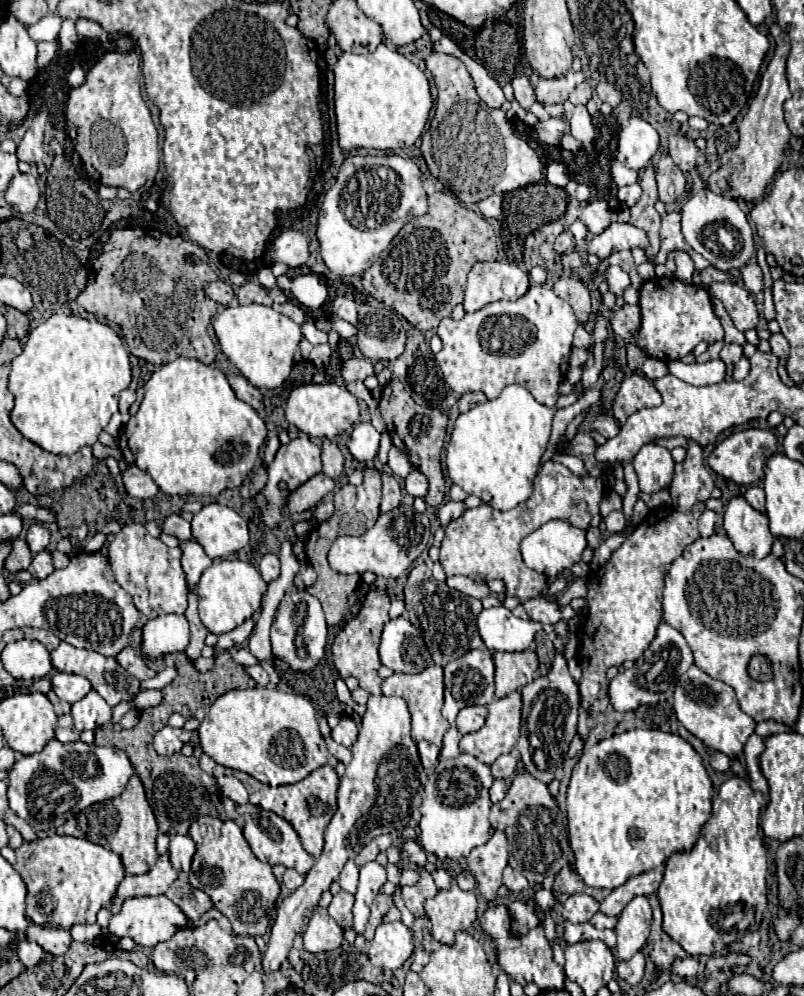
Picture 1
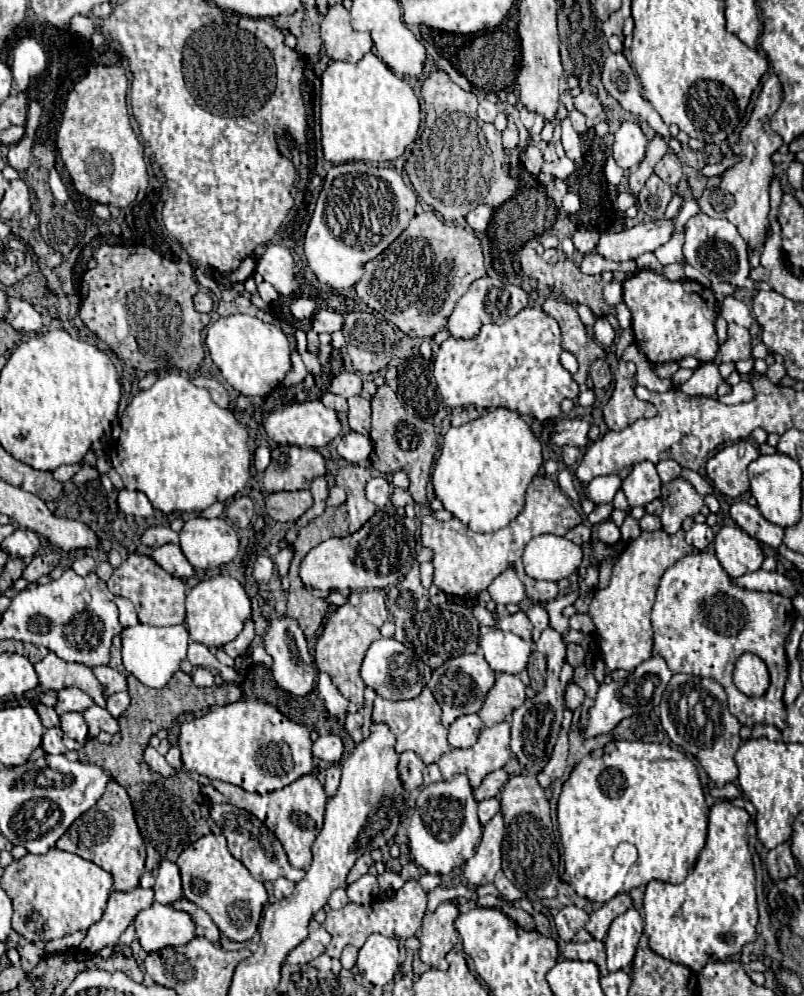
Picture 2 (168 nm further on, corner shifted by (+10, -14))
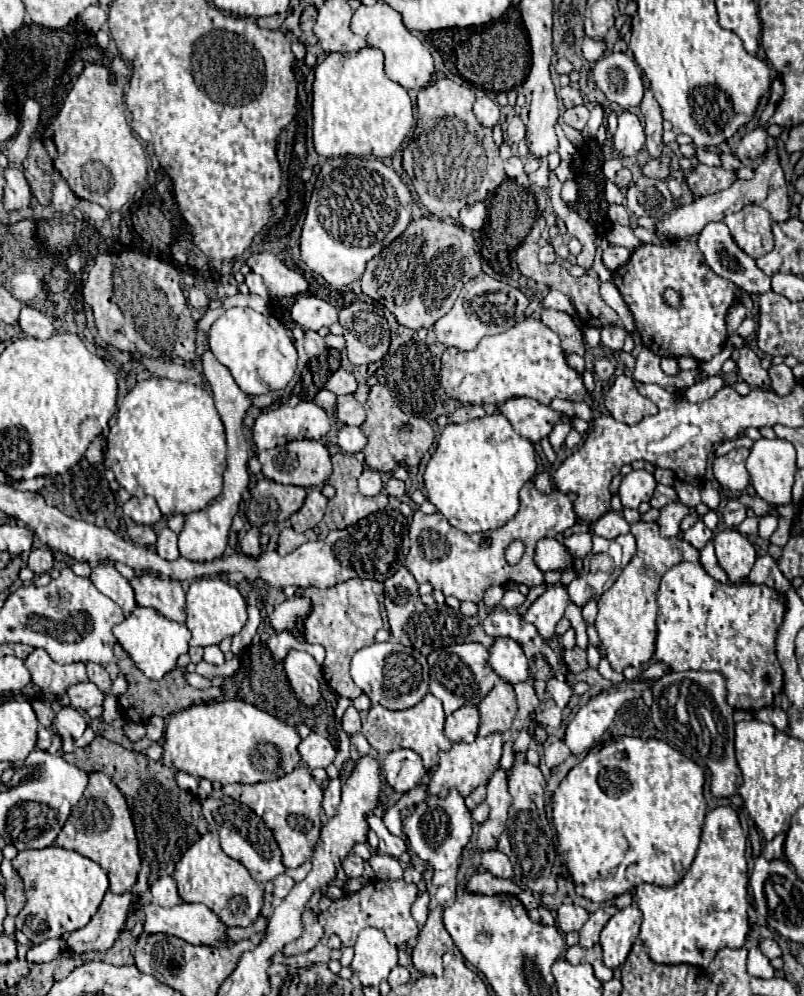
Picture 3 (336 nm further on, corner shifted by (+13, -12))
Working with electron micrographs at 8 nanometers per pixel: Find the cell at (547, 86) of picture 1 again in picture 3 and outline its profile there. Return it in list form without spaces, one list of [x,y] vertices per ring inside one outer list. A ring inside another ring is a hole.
[[[519,116],[509,120],[509,124],[507,124],[507,138],[513,144],[517,144],[517,142],[521,142],[525,138],[525,128],[523,128],[523,122],[521,122]]]

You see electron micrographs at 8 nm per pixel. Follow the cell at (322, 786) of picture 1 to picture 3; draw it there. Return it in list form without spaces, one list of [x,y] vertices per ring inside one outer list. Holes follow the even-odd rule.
[[[305,764],[297,766],[293,772],[277,780],[271,780],[271,782],[259,782],[251,786],[249,784],[227,784],[223,786],[223,794],[247,804],[253,812],[257,812],[257,816],[263,818],[281,848],[283,864],[287,868],[297,868],[305,860],[311,858],[313,846],[319,840],[319,832],[322,828],[323,790],[313,780]]]

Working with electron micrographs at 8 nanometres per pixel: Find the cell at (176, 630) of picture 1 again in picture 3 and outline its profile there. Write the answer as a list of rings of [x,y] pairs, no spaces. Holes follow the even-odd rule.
[[[135,606],[135,610],[121,624],[115,624],[113,634],[119,640],[119,644],[129,652],[137,668],[141,668],[143,674],[151,680],[161,680],[169,670],[175,668],[177,658],[187,652],[191,638],[191,632],[187,630],[185,624],[165,618],[155,608],[141,606]]]

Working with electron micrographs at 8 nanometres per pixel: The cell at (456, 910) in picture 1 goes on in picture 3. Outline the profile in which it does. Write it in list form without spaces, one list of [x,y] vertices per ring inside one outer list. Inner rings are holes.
[[[433,908],[429,912],[427,924],[421,928],[419,940],[417,940],[417,944],[413,948],[413,954],[411,954],[413,956],[413,966],[421,974],[441,976],[443,974],[441,956],[455,948],[453,938],[449,936],[449,932],[443,926],[441,912],[443,912],[443,908]]]

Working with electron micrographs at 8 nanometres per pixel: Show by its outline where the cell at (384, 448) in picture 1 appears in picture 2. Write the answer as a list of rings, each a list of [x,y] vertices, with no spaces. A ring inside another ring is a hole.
[[[352,396],[348,400],[348,422],[350,428],[358,434],[368,436],[370,434],[370,400],[362,398],[362,396]]]

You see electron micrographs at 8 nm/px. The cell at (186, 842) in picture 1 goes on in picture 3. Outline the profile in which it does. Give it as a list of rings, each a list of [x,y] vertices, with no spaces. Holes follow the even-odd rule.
[[[163,876],[151,886],[151,902],[159,904],[163,908],[171,908],[181,902],[175,880],[171,876]]]

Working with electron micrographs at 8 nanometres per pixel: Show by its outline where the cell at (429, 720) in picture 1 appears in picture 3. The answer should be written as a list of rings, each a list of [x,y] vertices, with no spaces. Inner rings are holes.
[[[427,694],[417,706],[407,708],[407,710],[399,710],[399,712],[391,712],[383,706],[371,706],[371,710],[367,712],[367,720],[363,724],[363,736],[369,740],[369,744],[377,750],[379,756],[385,756],[393,750],[399,748],[411,748],[415,750],[421,758],[425,768],[429,770],[431,766],[437,764],[439,760],[439,752],[447,752],[451,748],[451,740],[447,740],[447,736],[443,734],[443,724],[445,724],[445,714],[443,714],[443,706],[439,704],[439,700],[431,694]]]

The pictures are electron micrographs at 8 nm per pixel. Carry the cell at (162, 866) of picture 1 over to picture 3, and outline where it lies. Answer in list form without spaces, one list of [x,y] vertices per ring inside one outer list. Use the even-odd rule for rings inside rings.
[[[107,892],[97,914],[81,930],[75,930],[67,938],[67,948],[75,954],[83,952],[105,952],[113,946],[119,932],[125,928],[127,910],[131,906],[131,894],[111,894]]]

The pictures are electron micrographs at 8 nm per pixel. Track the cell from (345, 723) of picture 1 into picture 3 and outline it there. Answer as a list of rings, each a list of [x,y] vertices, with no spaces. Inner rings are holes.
[[[311,732],[305,740],[301,740],[297,750],[299,750],[303,764],[311,770],[327,768],[329,764],[333,764],[335,756],[337,756],[337,750],[333,748],[333,744],[325,736],[319,736],[317,732]]]

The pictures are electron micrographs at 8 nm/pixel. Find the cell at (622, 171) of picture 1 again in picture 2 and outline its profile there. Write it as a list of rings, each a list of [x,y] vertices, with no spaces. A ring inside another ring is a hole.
[[[608,158],[606,168],[604,168],[604,174],[606,174],[608,184],[612,184],[612,186],[620,186],[620,182],[622,182],[622,178],[624,178],[624,170],[622,170],[612,158]]]

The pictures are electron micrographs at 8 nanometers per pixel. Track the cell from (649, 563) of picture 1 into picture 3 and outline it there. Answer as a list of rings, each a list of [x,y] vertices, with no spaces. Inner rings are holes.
[[[637,522],[637,524],[631,526],[631,532],[637,538],[637,554],[623,568],[623,572],[619,574],[615,584],[599,598],[599,614],[597,614],[597,632],[599,632],[601,644],[603,644],[603,648],[613,648],[613,654],[609,652],[609,656],[613,658],[613,668],[617,672],[623,672],[623,668],[627,668],[627,666],[641,668],[641,666],[645,666],[645,664],[649,664],[653,660],[655,636],[657,636],[657,626],[655,626],[657,602],[655,602],[655,598],[657,598],[661,574],[665,574],[671,566],[675,566],[675,564],[679,564],[683,560],[699,562],[699,552],[695,548],[691,548],[691,544],[687,544],[685,540],[681,540],[681,538],[661,538],[657,522]]]

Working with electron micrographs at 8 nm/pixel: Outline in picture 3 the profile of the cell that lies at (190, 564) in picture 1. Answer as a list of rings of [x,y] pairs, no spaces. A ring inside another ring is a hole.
[[[163,528],[159,532],[159,538],[157,538],[157,544],[155,544],[155,550],[161,558],[165,560],[177,560],[179,558],[179,550],[177,550],[177,534],[169,528]]]

